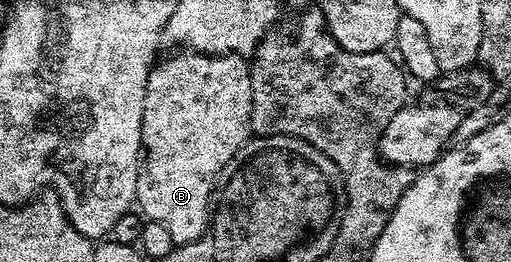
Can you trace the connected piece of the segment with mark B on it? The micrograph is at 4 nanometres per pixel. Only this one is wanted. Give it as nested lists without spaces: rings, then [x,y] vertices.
[[[177,51],[174,57],[169,57],[165,62],[154,64],[153,70],[149,72],[145,98],[143,99],[143,131],[141,132],[141,164],[137,174],[137,199],[136,208],[142,209],[148,220],[155,223],[163,223],[167,232],[171,235],[174,246],[186,245],[192,241],[198,241],[205,236],[205,231],[211,216],[211,198],[215,192],[215,182],[220,177],[223,167],[231,163],[231,159],[244,147],[246,141],[250,140],[251,130],[249,120],[251,119],[251,75],[249,74],[250,62],[246,58],[237,56],[236,53],[223,53],[214,55],[211,53],[198,53],[196,51]]]

